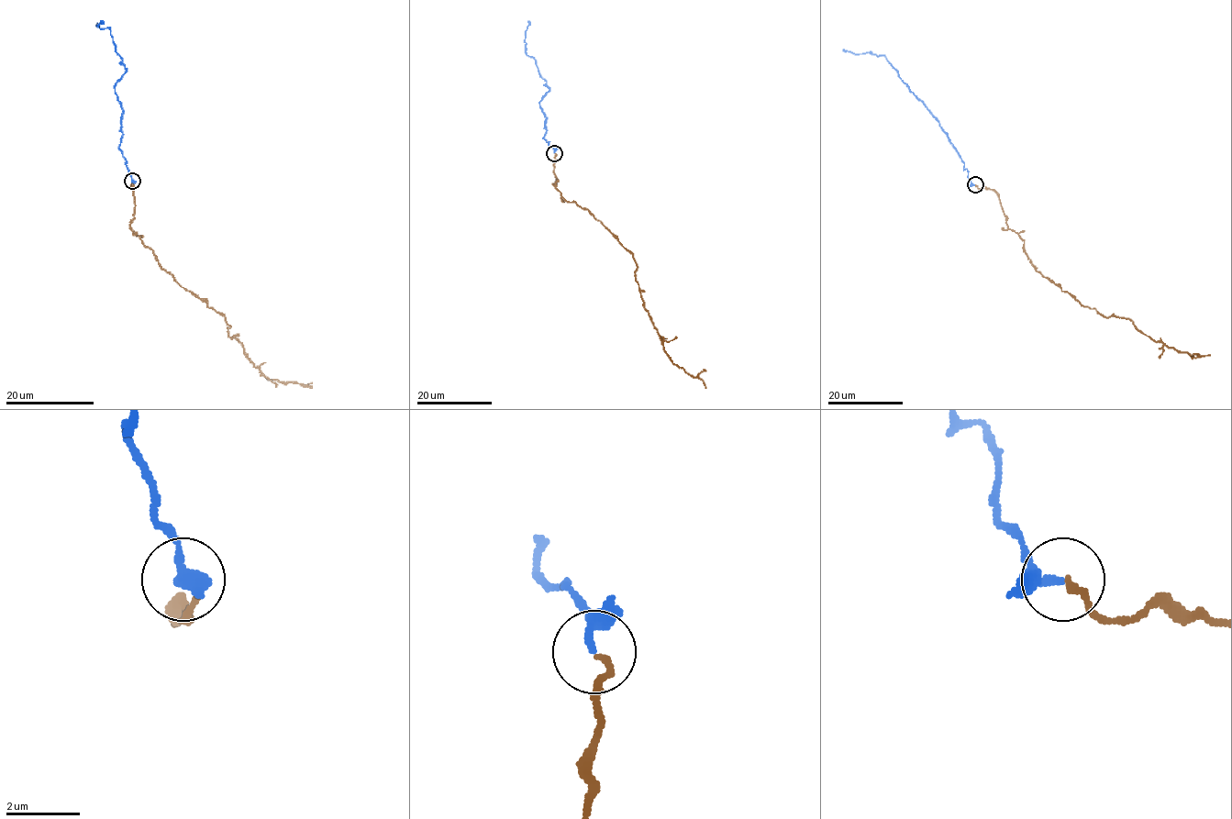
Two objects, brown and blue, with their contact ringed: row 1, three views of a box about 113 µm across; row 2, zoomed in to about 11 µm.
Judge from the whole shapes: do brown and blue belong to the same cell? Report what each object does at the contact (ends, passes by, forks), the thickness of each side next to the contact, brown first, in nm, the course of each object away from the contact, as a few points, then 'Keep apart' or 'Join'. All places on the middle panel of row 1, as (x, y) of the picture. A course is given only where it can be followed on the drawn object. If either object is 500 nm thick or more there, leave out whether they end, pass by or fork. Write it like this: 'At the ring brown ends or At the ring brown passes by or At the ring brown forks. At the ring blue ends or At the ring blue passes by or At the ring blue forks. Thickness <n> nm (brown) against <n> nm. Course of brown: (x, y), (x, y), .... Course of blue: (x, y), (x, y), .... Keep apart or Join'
At the ring brown ends. At the ring blue passes by. Thickness 180 nm (brown) against 170 nm. Course of brown: (555, 153), (553, 184), (627, 249), (635, 260), (643, 306), (664, 351), (705, 388). Course of blue: (555, 152), (549, 141), (543, 138), (546, 118), (539, 101), (549, 88), (536, 63), (526, 51), (527, 21). Join

